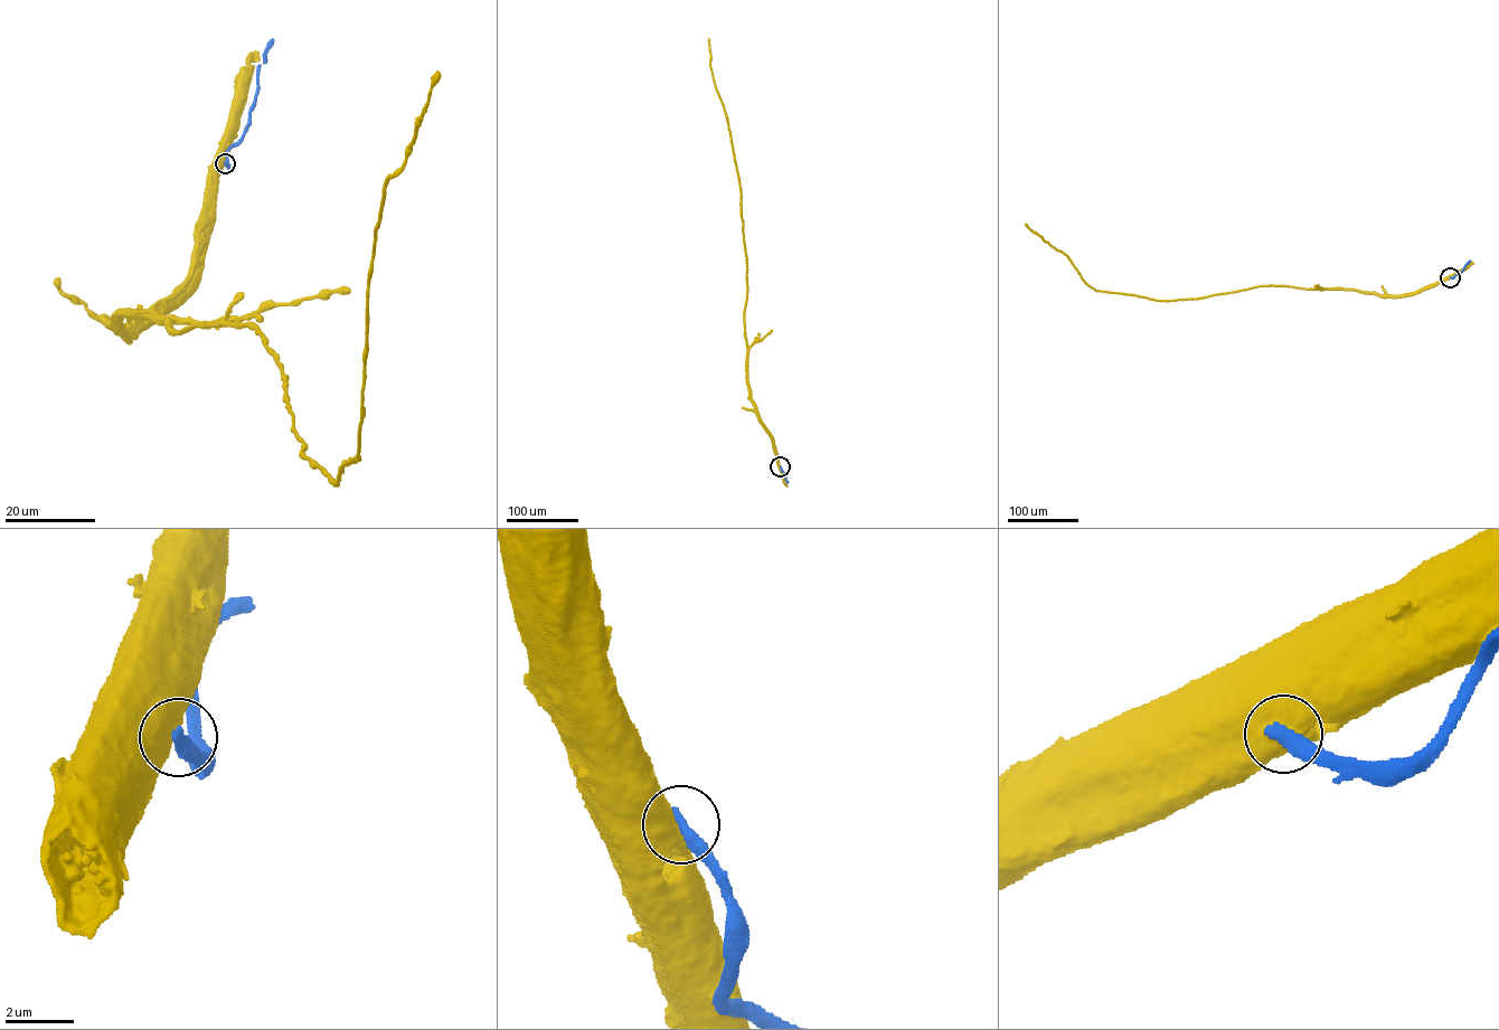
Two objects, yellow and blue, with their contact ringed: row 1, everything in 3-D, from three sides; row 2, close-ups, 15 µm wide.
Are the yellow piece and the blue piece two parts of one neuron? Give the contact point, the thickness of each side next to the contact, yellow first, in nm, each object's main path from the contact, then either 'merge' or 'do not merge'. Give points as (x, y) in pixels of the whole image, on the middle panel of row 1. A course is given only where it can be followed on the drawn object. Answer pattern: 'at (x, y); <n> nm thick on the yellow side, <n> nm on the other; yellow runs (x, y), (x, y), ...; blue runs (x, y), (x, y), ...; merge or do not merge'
at (780, 466); 650 nm thick on the yellow side, 440 nm on the other; yellow runs (780, 466), (769, 433), (760, 419); blue runs (780, 466), (788, 482); do not merge

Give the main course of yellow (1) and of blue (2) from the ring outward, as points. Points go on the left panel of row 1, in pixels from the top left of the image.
1: (224, 163), (197, 237), (195, 263), (177, 300), (134, 329)
2: (225, 163), (227, 166), (226, 154), (248, 122), (257, 86), (256, 73), (273, 39)

